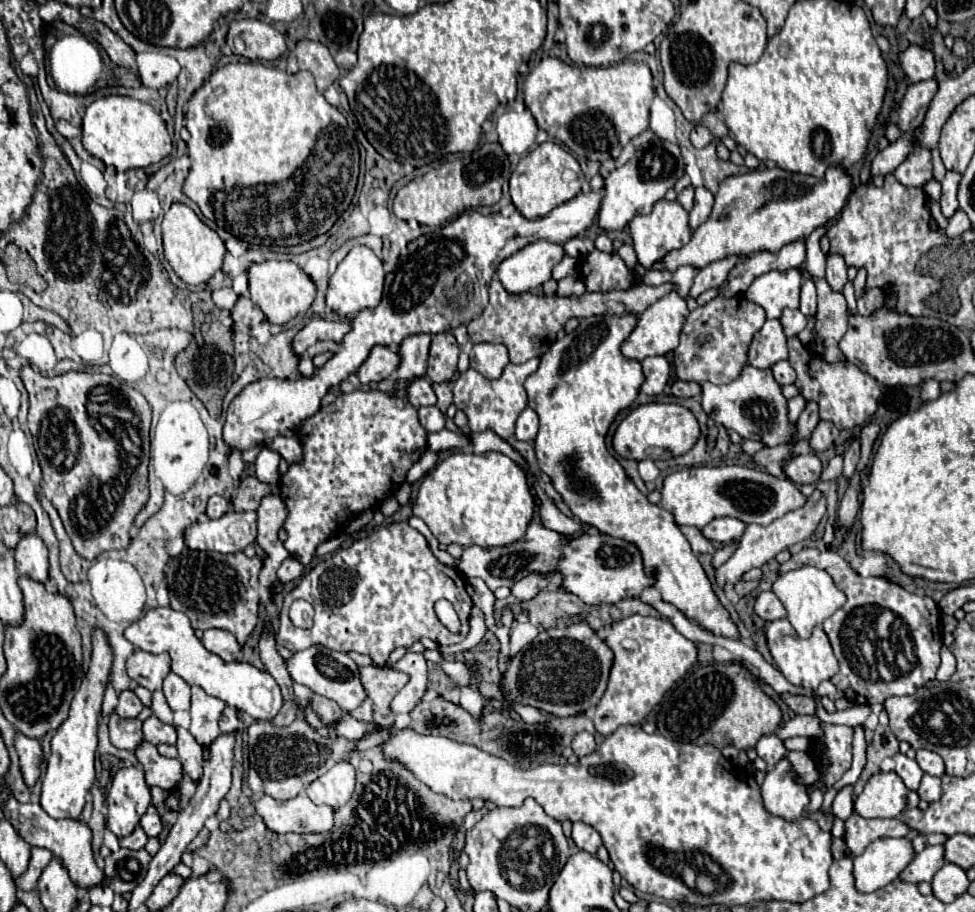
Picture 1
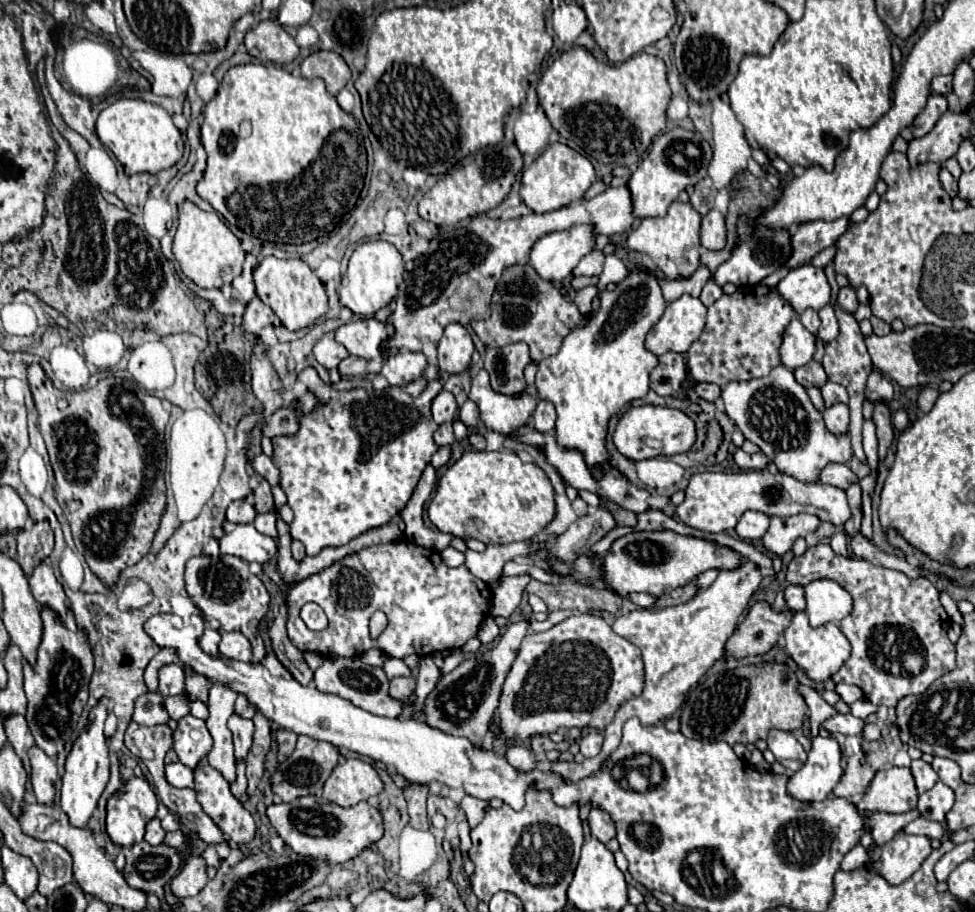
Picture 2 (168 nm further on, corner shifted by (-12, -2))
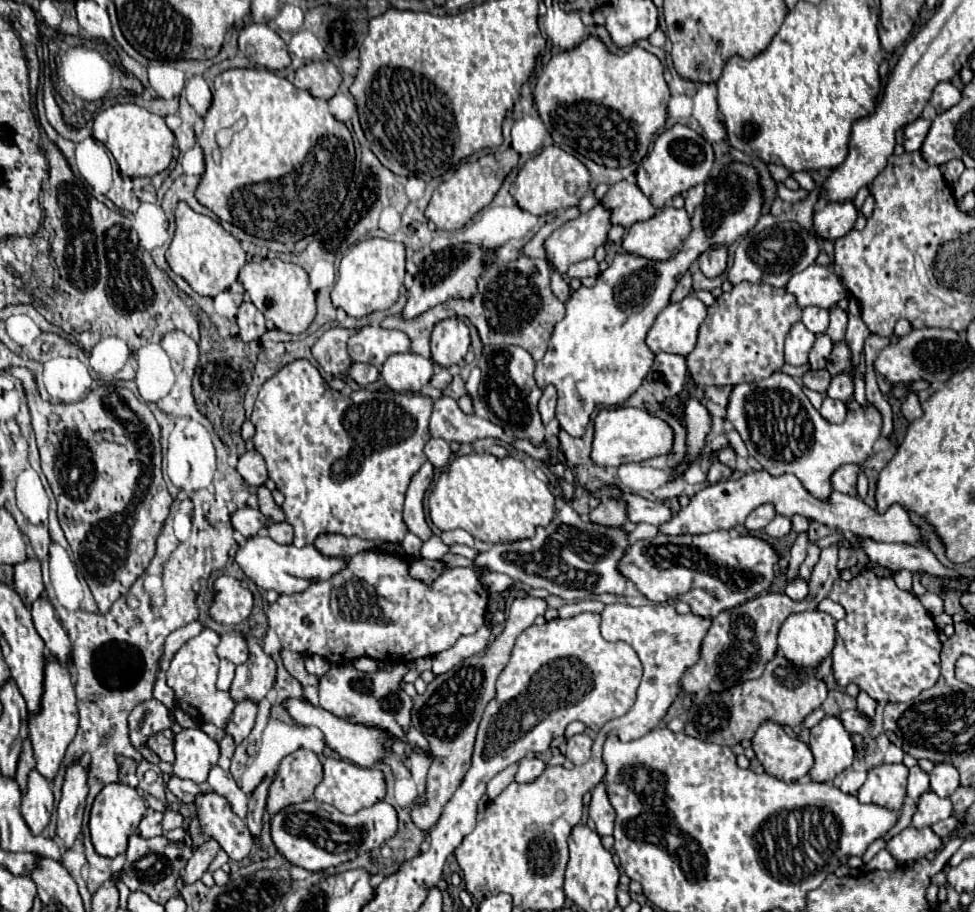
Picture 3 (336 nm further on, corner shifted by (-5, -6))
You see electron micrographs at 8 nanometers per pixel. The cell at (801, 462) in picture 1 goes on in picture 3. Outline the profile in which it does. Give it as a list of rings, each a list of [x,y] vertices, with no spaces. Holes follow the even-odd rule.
[[[859,465],[839,467],[831,477],[833,489],[847,495],[857,495],[857,475],[859,475]]]

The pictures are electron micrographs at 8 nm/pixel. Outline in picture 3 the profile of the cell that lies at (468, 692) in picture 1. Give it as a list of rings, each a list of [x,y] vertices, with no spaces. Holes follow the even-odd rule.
[[[531,757],[531,759],[523,759],[519,763],[519,771],[515,775],[515,781],[517,783],[531,783],[533,779],[537,779],[541,775],[541,771],[545,771],[545,763],[537,757]]]

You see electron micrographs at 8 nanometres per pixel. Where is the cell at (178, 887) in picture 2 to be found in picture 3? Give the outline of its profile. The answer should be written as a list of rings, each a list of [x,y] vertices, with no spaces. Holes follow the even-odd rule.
[[[209,839],[205,841],[203,845],[199,845],[195,851],[193,851],[193,857],[189,859],[187,867],[185,867],[185,875],[183,875],[183,881],[185,883],[195,883],[197,879],[201,879],[201,875],[207,871],[209,863],[215,859],[215,855],[219,853],[219,843],[215,839]]]

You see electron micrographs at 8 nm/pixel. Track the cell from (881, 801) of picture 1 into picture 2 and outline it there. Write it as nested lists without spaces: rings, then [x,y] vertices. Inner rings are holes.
[[[908,767],[880,769],[864,793],[866,811],[908,813],[918,803],[918,791]]]

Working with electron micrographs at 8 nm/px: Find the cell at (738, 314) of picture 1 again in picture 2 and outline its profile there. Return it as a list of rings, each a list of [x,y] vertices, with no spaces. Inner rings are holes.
[[[760,285],[760,293],[754,289],[744,289],[744,293],[738,295],[722,295],[714,305],[708,307],[706,315],[706,327],[700,339],[692,343],[692,347],[686,351],[688,359],[688,369],[690,375],[700,381],[700,383],[716,383],[720,387],[732,383],[732,381],[742,381],[742,379],[754,379],[754,377],[764,377],[768,375],[776,365],[780,365],[778,357],[778,347],[782,343],[784,327],[796,317],[788,301],[784,301],[776,289]]]

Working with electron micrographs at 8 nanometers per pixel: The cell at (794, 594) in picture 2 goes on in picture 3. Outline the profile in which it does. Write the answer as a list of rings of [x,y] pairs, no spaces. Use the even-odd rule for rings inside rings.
[[[795,577],[795,579],[787,585],[785,593],[787,593],[793,601],[803,601],[803,599],[807,597],[807,593],[809,593],[809,585],[807,585],[807,581],[805,581],[805,579]]]

